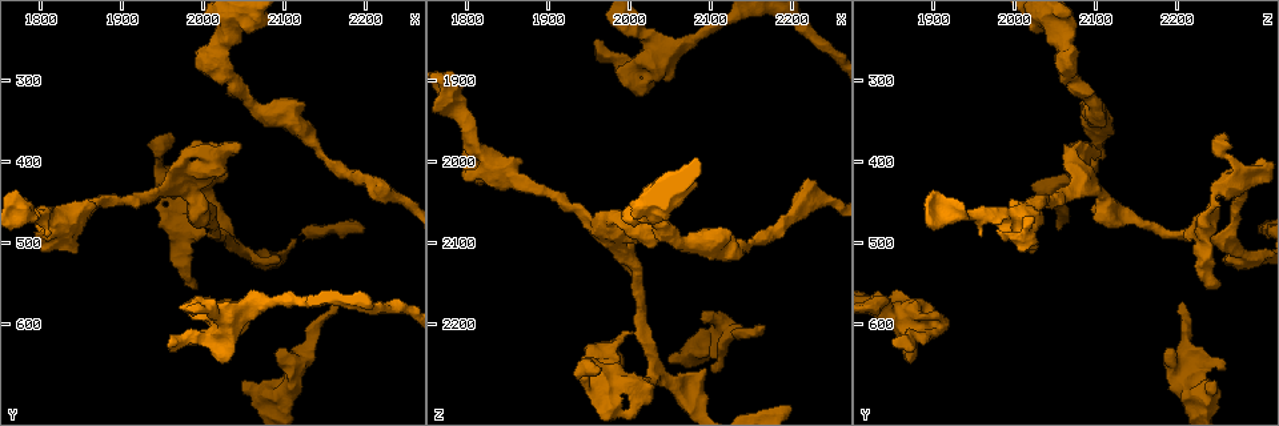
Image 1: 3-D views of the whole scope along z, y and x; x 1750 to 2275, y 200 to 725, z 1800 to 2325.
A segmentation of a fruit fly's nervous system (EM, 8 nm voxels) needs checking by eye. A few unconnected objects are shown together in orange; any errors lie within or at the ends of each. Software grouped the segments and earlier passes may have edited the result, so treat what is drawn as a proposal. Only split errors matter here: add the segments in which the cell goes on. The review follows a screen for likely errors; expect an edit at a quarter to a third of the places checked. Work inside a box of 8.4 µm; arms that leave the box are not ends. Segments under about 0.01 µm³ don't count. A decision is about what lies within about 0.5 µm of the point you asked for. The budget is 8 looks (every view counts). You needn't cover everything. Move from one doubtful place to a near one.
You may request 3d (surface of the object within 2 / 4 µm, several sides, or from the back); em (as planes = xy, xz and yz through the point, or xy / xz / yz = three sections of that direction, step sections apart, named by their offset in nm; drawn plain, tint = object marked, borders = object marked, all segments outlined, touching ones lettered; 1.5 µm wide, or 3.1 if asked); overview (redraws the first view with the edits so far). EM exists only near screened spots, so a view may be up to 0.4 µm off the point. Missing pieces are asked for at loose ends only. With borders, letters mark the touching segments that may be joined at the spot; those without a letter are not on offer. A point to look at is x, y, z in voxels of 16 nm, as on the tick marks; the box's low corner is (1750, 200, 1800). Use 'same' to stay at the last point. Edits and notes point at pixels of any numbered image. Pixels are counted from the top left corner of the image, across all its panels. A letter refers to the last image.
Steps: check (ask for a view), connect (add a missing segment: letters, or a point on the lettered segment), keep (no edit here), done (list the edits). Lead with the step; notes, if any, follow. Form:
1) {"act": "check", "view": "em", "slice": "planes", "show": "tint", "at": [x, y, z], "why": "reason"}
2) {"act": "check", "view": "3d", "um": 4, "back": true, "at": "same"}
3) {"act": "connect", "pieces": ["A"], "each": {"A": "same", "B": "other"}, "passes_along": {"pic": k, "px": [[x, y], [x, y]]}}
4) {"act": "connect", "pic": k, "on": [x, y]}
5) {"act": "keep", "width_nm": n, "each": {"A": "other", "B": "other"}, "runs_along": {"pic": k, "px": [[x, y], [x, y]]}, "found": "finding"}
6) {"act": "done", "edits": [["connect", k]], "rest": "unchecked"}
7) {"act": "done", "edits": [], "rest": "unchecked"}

{"act": "check", "view": "3d", "um": 2, "at": [1995, 550, 2255], "why": "an open end"}

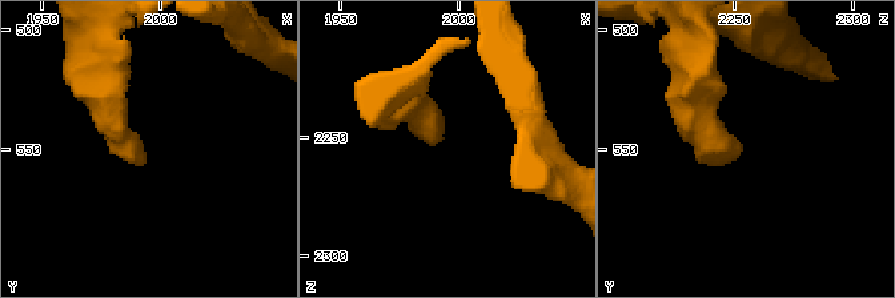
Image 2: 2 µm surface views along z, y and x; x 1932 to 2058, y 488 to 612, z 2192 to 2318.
{"act": "check", "view": "em", "slice": "yz", "step": 8, "show": "tint", "at": [1991, 553, 2252], "why": "need the tissue"}

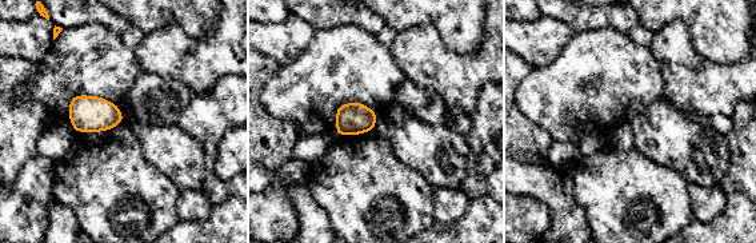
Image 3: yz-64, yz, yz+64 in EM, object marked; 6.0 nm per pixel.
{"act": "check", "view": "em", "slice": "yz", "step": 8, "show": "borders", "at": "same", "why": "what lies round it"}

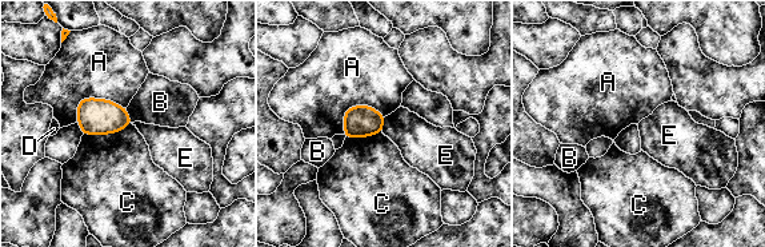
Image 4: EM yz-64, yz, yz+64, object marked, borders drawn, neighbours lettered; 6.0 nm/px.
{"act": "keep", "each": {"A": "other", "B": "other", "C": "other", "D": "other", "E": "other"}, "border": {"pic": 4, "px": [[385, 116], [381, 131]]}, "found": "none of them fits"}

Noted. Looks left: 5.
{"act": "check", "view": "em", "slice": "yz", "step": 8, "show": "plain", "at": [1960, 370, 2260], "why": "branch stops here"}

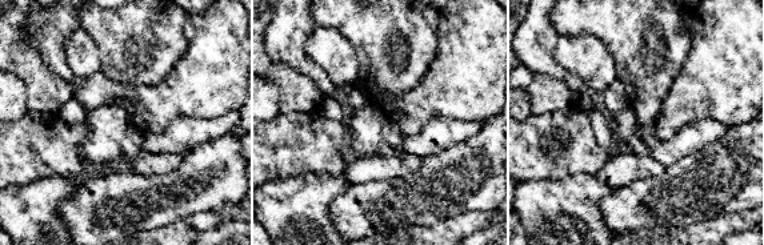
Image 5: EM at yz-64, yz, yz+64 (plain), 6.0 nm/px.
{"act": "check", "view": "em", "slice": "yz", "step": 8, "show": "borders", "at": "same"}

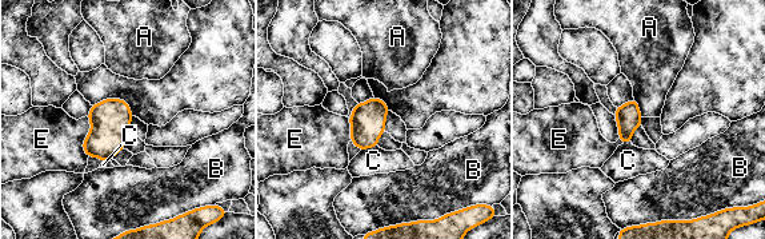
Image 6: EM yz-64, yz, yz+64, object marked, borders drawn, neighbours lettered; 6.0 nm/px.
{"act": "keep", "width_nm": 160, "longest_contact_nm": ["E", 240], "each": {"A": "other", "B": "other", "C": "other", "E": "other"}, "found": "no lettered segment goes on from it"}

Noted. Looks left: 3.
{"act": "check", "view": "3d", "um": 2, "at": [1990, 270, 2065], "why": "branch stops here"}

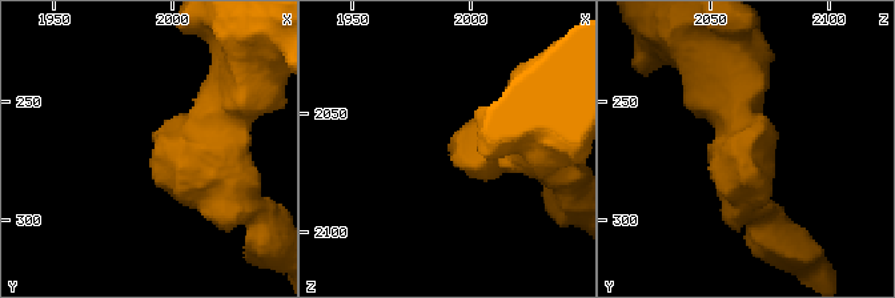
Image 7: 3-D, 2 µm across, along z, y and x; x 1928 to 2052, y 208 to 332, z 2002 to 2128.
{"act": "check", "view": "em", "slice": "planes", "show": "borders", "at": [1991, 268, 2069], "arm_widths_nm": [300, 400], "why": "need the tissue"}

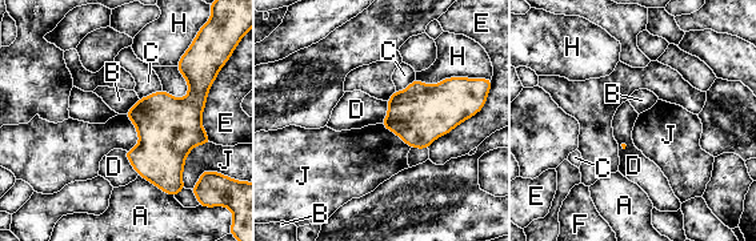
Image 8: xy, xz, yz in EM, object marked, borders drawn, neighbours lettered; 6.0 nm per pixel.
{"act": "keep", "longest_contact_nm": ["E", 340], "each": {"A": "other", "B": "other", "C": "other", "D": "other", "E": "other", "F": "other", "H": "other", "J": "other"}, "border": {"pic": 8, "px": [[212, 143], [186, 157], [184, 188]]}, "found": "none of them fits"}

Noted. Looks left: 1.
{"act": "check", "view": "em", "slice": "planes", "show": "borders", "at": [1960, 620, 1850], "why": "free end"}

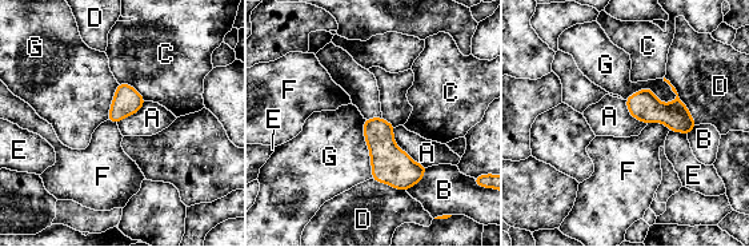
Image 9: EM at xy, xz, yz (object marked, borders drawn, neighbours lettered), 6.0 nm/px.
{"act": "keep", "each": {"A": "other", "B": "other", "C": "other", "D": "other", "E": "other", "F": "other", "G": "other"}, "border": {"pic": 9, "px": [[677, 95], [624, 99]]}, "found": "no lettered segment goes on from it"}

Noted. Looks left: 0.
{"act": "done", "edits": [], "rest": "unchecked"}

